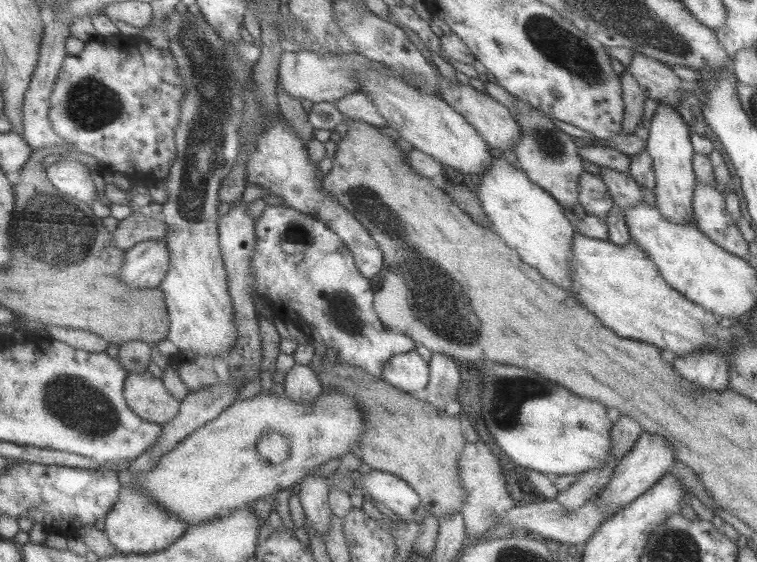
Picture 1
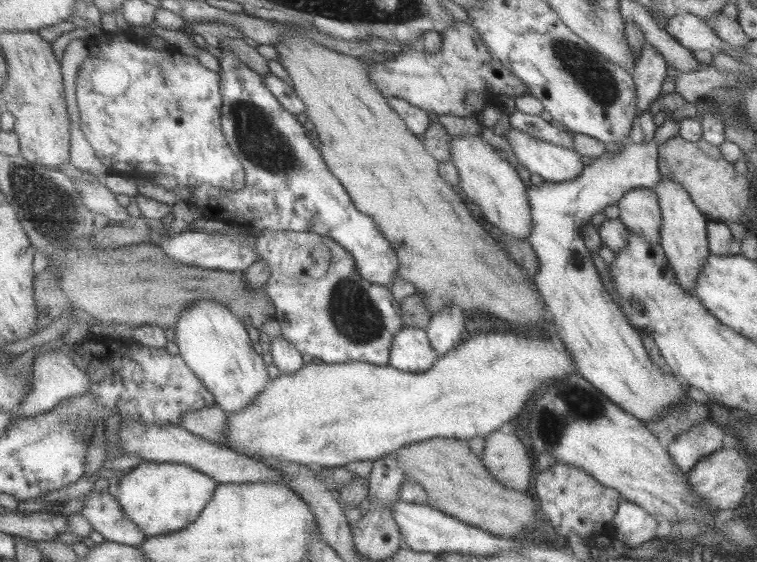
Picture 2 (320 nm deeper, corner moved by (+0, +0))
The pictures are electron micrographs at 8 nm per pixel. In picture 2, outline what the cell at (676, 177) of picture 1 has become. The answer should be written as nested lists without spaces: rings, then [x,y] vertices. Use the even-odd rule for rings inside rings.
[[[661,176],[653,190],[660,204],[661,222],[658,244],[663,249],[668,268],[673,271],[680,289],[694,295],[697,275],[709,255],[706,237],[708,219],[697,210],[689,195],[684,192],[682,186],[678,185],[678,182],[673,182],[670,178],[662,178]]]

